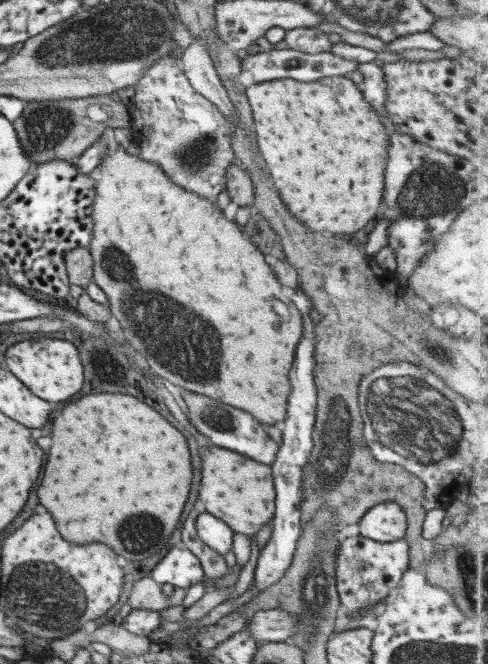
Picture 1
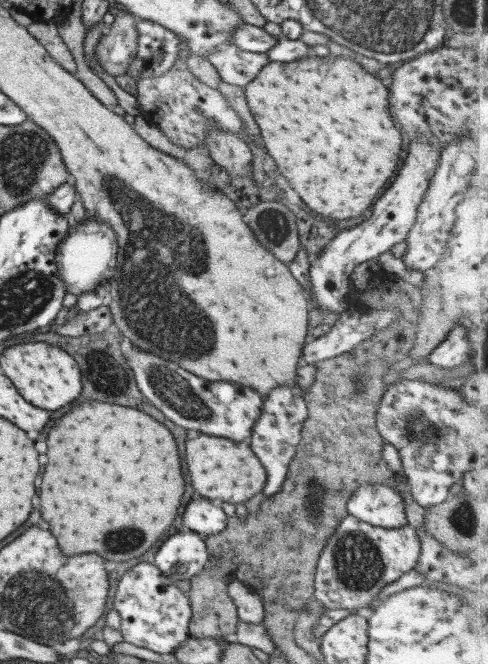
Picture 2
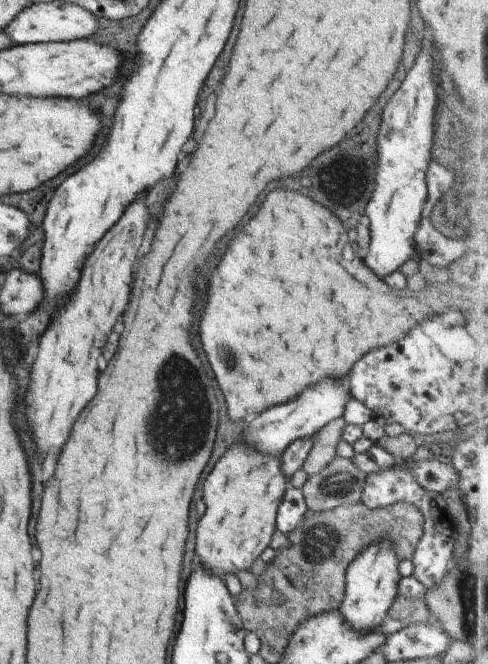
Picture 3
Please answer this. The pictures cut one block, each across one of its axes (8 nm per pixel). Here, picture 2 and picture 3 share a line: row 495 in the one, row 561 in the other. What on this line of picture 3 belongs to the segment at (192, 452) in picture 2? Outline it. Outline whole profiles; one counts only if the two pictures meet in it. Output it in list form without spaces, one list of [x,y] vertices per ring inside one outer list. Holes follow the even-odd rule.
[[[243,444],[231,446],[231,448],[229,448],[229,450],[227,450],[227,452],[215,462],[213,470],[211,470],[211,472],[205,476],[205,480],[203,480],[203,490],[201,490],[201,494],[203,494],[203,502],[205,502],[205,514],[199,518],[199,522],[197,522],[197,534],[195,534],[195,556],[197,556],[199,564],[215,576],[236,576],[237,572],[241,570],[248,571],[253,562],[255,562],[255,560],[263,553],[263,550],[266,550],[269,547],[271,536],[276,530],[276,527],[274,526],[276,509],[287,486],[289,486],[288,480],[285,479],[280,472],[280,456],[269,457],[268,455],[253,451],[252,448],[251,450],[247,450]]]

